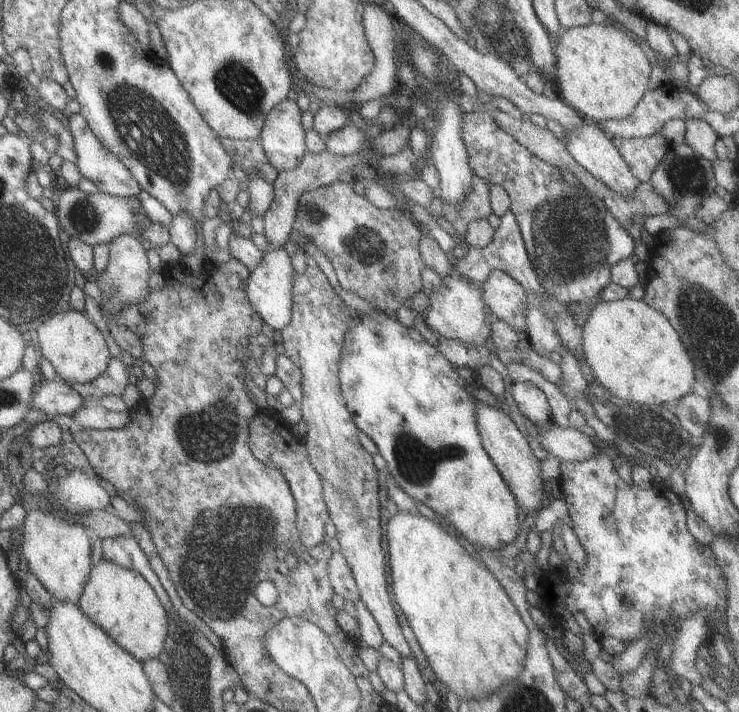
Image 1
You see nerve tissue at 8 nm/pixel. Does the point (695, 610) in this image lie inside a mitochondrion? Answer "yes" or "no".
no

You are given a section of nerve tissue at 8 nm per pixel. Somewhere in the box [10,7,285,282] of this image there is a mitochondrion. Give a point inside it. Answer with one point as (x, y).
(148, 131)

